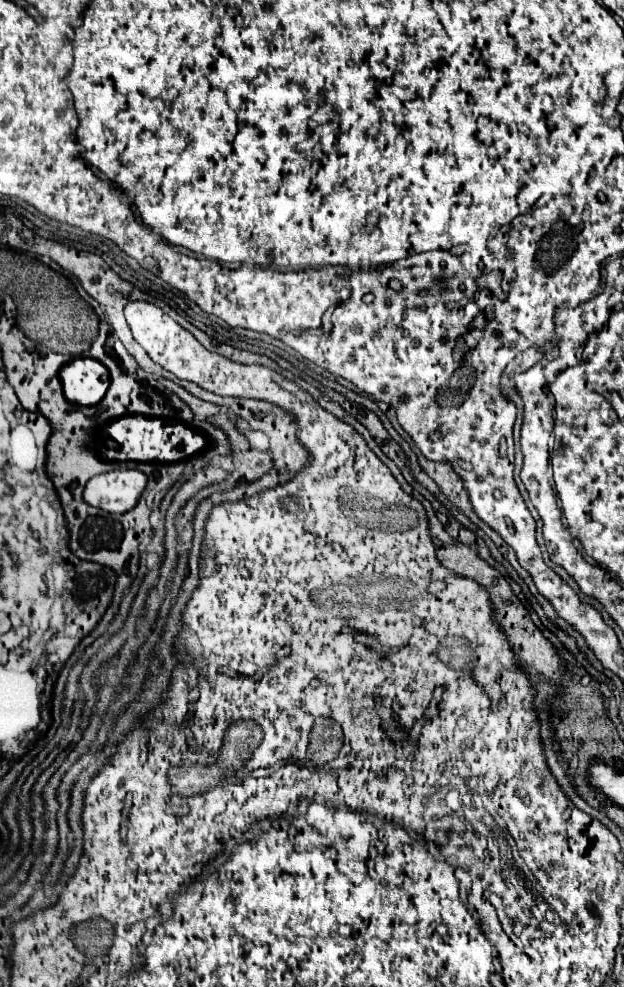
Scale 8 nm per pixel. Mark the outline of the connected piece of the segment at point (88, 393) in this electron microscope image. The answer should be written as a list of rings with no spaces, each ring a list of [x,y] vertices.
[[[75,358],[59,370],[63,396],[71,404],[95,406],[109,388],[109,370],[93,358]]]

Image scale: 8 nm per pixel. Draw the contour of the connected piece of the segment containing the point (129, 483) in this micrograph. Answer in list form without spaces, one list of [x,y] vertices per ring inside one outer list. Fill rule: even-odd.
[[[111,470],[93,476],[83,488],[83,500],[87,504],[107,510],[107,512],[127,512],[131,510],[141,492],[145,490],[147,476],[139,470]]]

